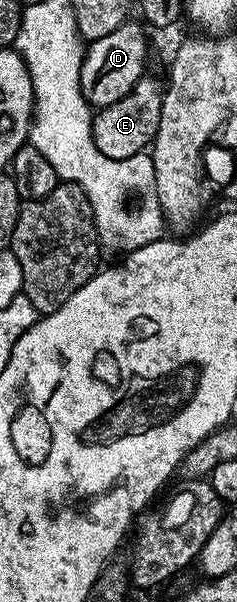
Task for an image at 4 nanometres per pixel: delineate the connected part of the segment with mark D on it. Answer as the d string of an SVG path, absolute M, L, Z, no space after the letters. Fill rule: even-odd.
M135 20L125 21L122 27L118 27L118 31L110 31L110 35L102 35L102 39L87 46L80 72L80 88L83 89L84 98L88 100L89 105L103 107L110 103L118 103L118 99L122 99L122 95L126 95L139 83L140 78L145 76L148 37L144 34L145 26L139 20Z

